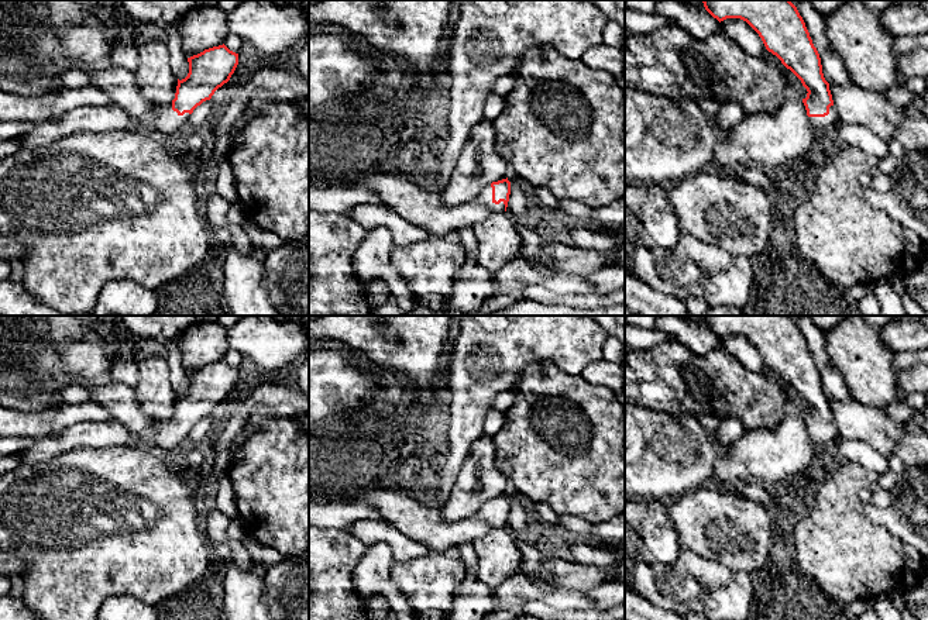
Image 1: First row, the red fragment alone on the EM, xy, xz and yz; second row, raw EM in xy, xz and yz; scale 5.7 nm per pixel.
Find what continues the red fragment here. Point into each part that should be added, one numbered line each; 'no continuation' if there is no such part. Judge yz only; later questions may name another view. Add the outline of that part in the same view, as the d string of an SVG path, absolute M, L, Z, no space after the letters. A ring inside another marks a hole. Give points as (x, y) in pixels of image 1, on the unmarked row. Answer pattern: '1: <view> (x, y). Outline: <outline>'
1: yz (825, 441). Outline: M835 421L829 423L829 430L825 433L810 433L810 438L815 444L819 452L826 452L826 454L829 454L842 440L835 426Z

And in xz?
1: xz (420, 523). Outline: M392 489L371 490L357 500L379 510L395 528L432 552L441 552L464 542L472 544L492 528L505 527L503 517L499 520L492 517L491 500L474 516L451 523L443 520L439 507L429 507Z

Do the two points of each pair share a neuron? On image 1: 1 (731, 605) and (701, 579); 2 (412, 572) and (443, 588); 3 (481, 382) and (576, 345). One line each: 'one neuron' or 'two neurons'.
1: one neuron
2: one neuron
3: one neuron

